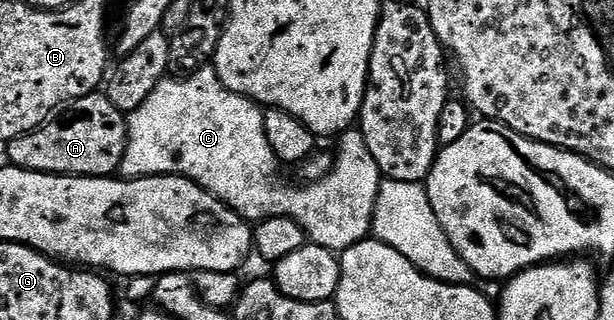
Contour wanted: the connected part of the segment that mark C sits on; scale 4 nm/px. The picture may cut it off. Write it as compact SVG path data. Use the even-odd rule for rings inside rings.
M204 68L180 78L168 76L149 92L149 100L127 118L127 147L118 173L126 179L151 178L155 174L177 174L188 178L246 218L248 223L258 224L273 216L291 218L301 224L314 245L332 252L342 252L364 241L371 234L381 175L377 160L373 160L364 149L361 131L357 128L343 131L341 141L348 150L347 158L336 157L331 171L320 182L287 186L286 180L279 175L279 157L273 148L269 148L263 116L264 111L250 98L225 89L213 68Z

